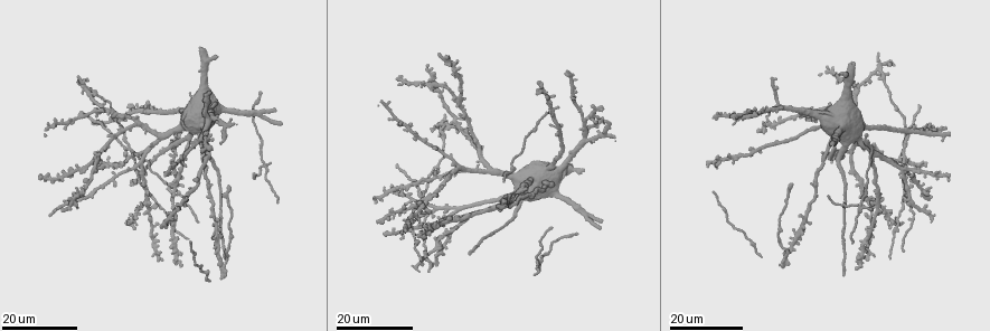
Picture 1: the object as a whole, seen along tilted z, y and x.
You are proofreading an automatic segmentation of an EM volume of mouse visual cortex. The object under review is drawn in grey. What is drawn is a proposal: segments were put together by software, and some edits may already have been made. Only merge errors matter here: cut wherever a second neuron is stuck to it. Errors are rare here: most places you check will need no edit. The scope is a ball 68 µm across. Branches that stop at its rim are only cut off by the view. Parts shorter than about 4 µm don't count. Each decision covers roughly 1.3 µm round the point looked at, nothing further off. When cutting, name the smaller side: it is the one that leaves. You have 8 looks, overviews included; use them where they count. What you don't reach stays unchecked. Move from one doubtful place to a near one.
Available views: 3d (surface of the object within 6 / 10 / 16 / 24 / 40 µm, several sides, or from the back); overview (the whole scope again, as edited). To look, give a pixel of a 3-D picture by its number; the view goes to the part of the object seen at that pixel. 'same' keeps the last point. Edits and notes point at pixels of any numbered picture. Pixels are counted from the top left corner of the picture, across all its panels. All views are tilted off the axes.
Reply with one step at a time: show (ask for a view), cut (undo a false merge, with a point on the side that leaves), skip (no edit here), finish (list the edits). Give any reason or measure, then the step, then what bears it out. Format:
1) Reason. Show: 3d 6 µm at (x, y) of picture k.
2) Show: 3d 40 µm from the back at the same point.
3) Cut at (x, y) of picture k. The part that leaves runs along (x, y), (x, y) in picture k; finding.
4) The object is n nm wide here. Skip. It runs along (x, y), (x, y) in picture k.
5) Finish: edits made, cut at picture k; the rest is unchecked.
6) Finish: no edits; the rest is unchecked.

Show: 3d 24 µm at (902, 171) of picture 1.

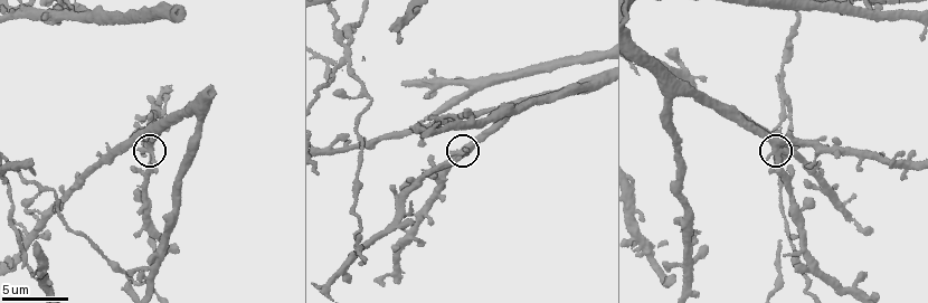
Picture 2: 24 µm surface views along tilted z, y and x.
Show: 3d 10 µm at (149, 147) of picture 2.

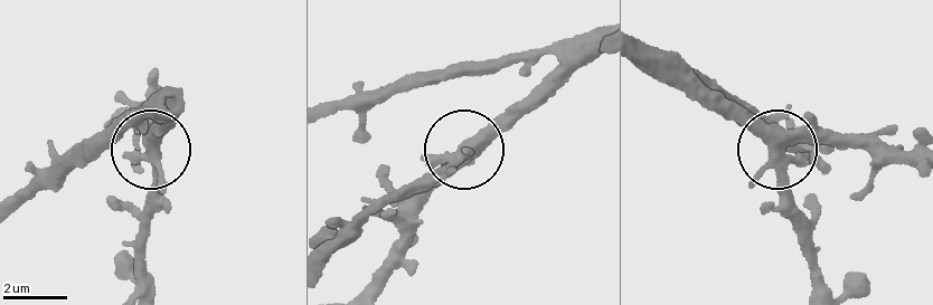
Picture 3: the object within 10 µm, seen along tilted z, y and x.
Skip. It runs along (641, 68), (776, 148), (880, 134) in picture 3; one neuron here.

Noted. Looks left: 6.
Three arms meet. Show: 3d 10 µm at (778, 84) of picture 2.

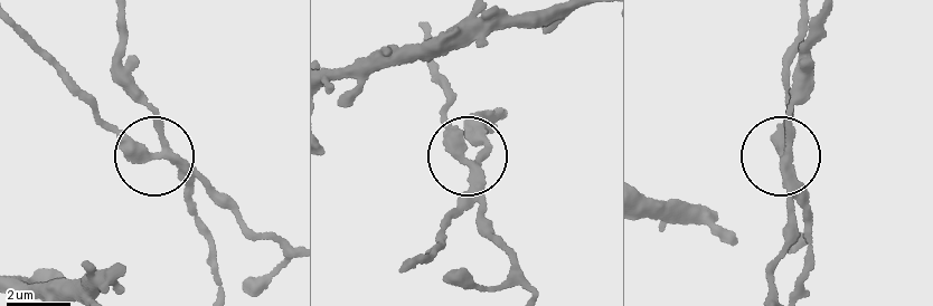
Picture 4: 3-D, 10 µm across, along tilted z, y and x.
3 arms meet here. Skip. One neuron here.

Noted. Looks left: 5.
Four-way junction. Show: 3d 24 µm at (459, 127) of picture 1.

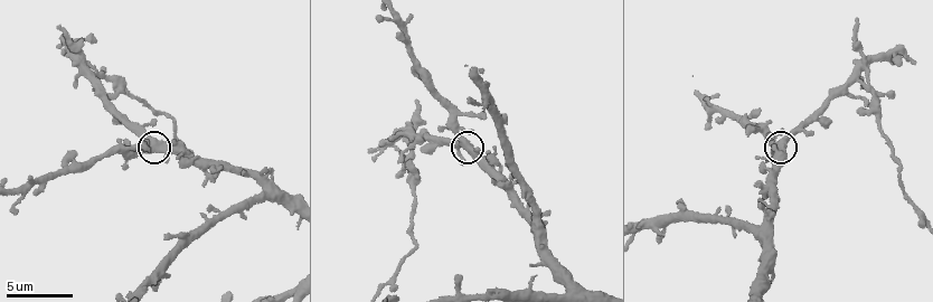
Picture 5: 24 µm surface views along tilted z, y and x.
Show: 3d 6 µm at (462, 140) of picture 5.

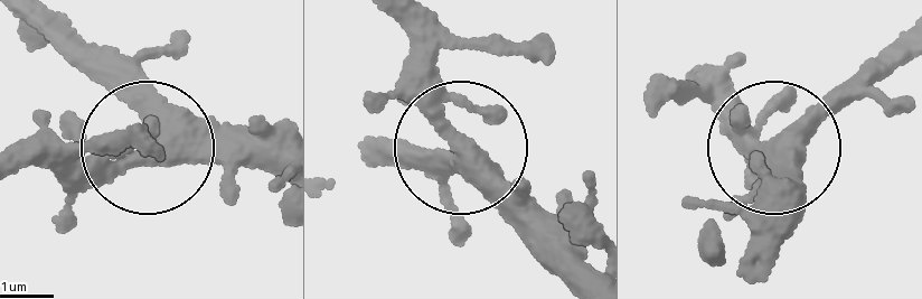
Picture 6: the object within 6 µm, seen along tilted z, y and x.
4 arms meet here. Skip. All the same neuron.

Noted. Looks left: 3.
Thick turns thin. Show: 3d 10 µm at (52, 189) of picture 2.

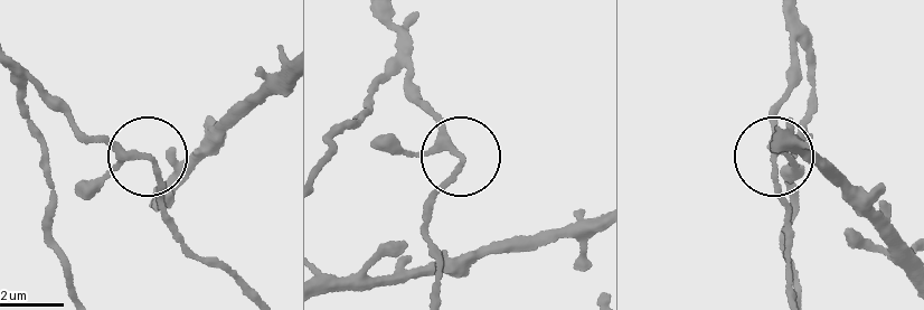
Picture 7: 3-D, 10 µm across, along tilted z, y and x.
Skip. It runs along (408, 19), (401, 38), (415, 92), (460, 158), (423, 209) in picture 7; continuous, no second neuron.

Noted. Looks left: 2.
Finish: no edits; the rest is unchecked.

